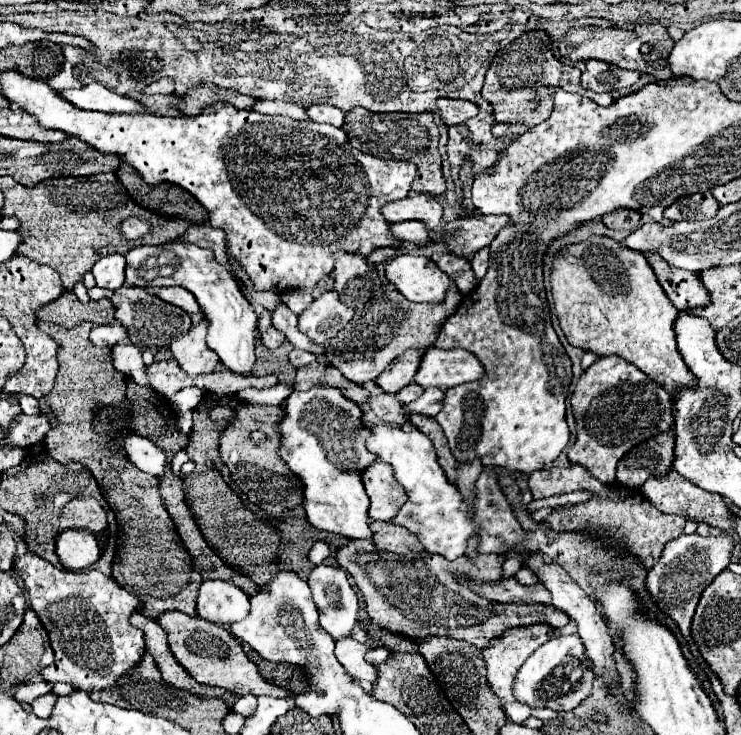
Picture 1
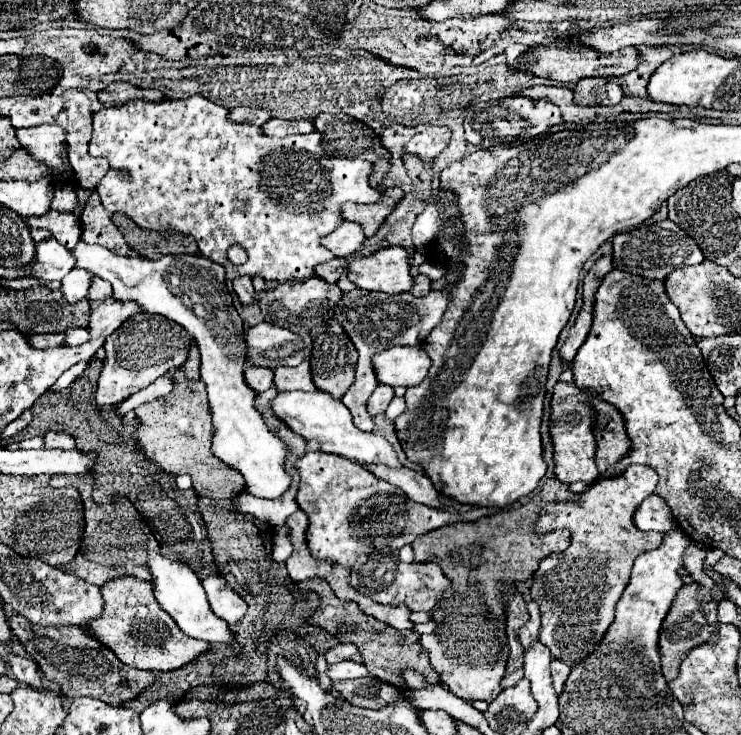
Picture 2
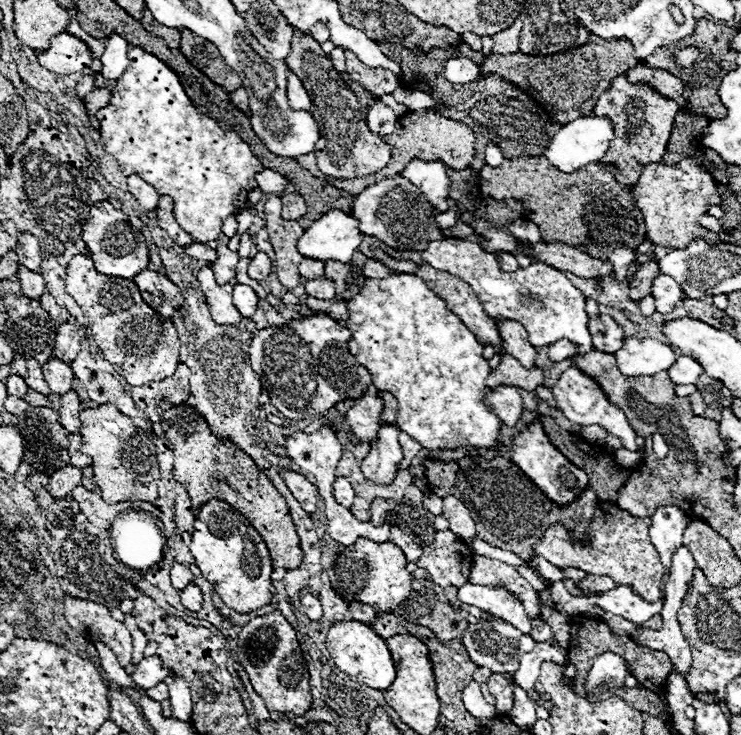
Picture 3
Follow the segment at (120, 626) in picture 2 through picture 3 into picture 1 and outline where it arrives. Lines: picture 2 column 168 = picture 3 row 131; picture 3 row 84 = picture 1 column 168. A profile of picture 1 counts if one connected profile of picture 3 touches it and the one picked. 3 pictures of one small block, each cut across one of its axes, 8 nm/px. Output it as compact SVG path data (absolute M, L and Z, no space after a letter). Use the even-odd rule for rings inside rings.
M170 610L170 612L160 614L156 618L156 622L168 632L168 648L170 648L172 656L178 660L178 664L182 664L182 668L196 682L224 688L236 696L242 696L242 694L254 694L254 696L266 694L266 696L276 696L276 698L290 696L288 690L266 682L258 674L256 664L248 660L242 646L230 636L228 630L224 630L212 622L206 622L200 616L188 616L178 610Z

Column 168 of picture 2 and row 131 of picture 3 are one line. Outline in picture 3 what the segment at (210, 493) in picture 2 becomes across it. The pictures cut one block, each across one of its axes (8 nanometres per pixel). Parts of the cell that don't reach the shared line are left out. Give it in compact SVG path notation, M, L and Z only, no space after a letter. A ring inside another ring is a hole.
M436 110L406 112L404 116L398 118L396 132L392 132L392 136L382 136L382 140L392 150L392 160L388 162L388 166L384 166L384 170L374 172L372 176L356 178L356 180L336 180L336 178L332 178L332 184L336 188L344 190L344 192L358 194L358 192L364 190L364 186L370 186L370 184L376 184L378 180L400 174L404 170L404 166L412 160L412 156L418 156L418 158L424 158L424 160L442 160L452 170L464 170L464 168L468 168L472 164L474 154L476 154L476 150L474 150L474 144L476 144L474 132L462 122L440 116Z

